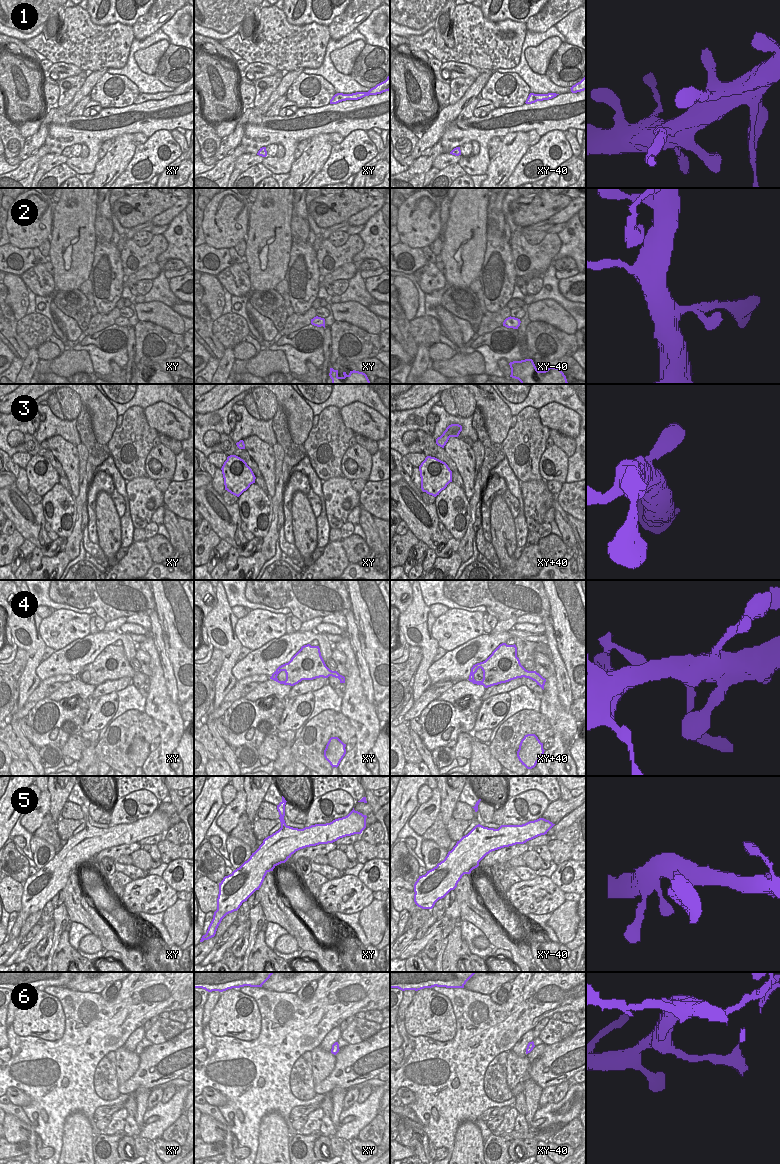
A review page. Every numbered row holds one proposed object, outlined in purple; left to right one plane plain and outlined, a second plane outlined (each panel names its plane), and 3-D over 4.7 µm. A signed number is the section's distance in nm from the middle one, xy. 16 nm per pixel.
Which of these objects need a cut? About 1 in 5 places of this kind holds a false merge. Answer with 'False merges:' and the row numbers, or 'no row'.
False merges: 1

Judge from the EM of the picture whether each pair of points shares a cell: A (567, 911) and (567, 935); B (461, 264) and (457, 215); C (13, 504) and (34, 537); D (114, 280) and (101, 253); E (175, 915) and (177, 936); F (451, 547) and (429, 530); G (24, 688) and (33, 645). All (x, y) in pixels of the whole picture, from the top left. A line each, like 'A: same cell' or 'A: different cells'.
A: same cell
B: same cell
C: same cell
D: same cell
E: same cell
F: different cells
G: same cell

